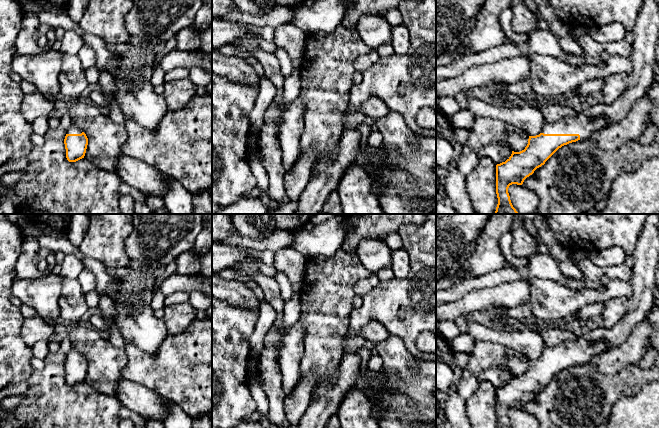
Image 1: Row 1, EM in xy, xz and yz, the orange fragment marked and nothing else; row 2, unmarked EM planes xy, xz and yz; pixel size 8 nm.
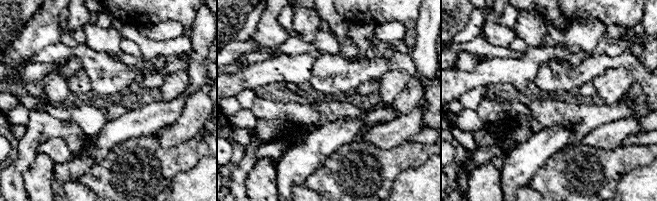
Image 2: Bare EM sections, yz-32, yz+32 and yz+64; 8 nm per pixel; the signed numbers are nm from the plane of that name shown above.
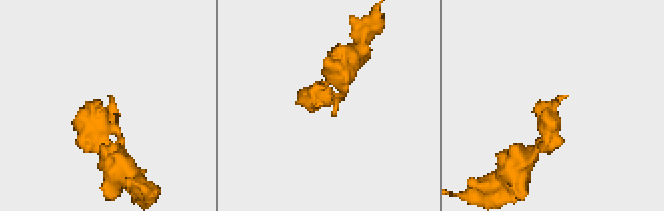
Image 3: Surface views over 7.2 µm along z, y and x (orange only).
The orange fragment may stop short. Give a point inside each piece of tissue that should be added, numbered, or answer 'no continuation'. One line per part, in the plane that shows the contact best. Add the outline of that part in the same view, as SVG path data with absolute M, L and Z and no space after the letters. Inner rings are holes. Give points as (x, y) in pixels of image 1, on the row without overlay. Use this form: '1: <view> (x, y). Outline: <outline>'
1: yz (593, 342). Outline: M659 214L648 216L633 257L633 275L629 280L633 295L627 314L610 329L599 327L588 330L575 340L547 347L541 357L579 358L580 364L585 364L628 338L633 328L644 320L654 306L655 273L659 262Z

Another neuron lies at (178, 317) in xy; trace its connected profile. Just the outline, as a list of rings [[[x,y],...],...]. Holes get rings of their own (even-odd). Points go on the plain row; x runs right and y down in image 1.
[[[189,303],[172,304],[165,306],[163,320],[168,335],[177,335],[184,332],[196,319],[196,309]]]

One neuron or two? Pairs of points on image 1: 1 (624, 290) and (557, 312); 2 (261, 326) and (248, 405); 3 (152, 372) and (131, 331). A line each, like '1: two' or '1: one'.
1: one
2: two
3: two

